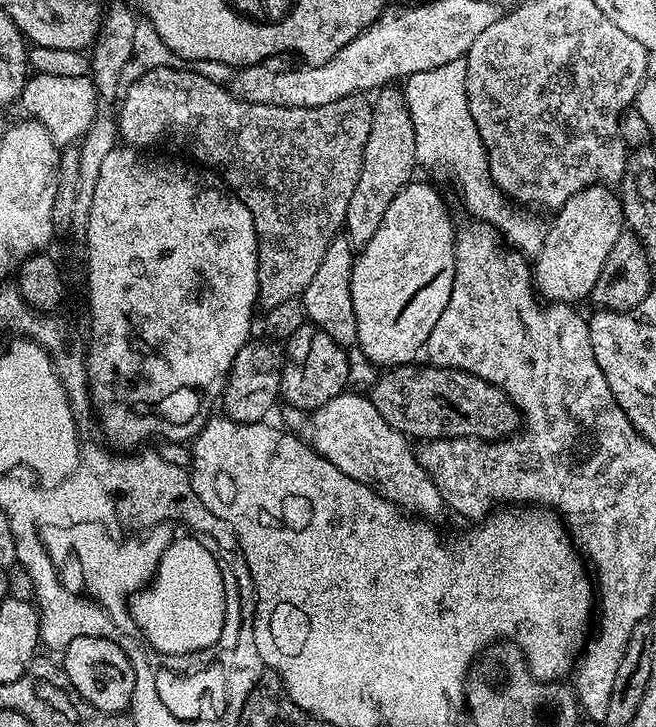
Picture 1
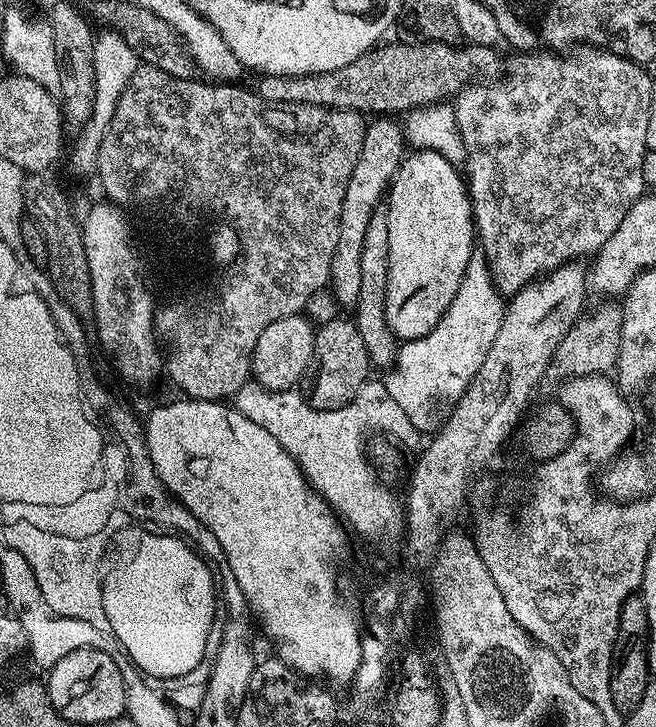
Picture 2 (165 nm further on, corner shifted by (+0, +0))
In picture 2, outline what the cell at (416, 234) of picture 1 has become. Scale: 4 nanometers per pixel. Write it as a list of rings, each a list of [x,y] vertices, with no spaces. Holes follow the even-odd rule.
[[[412,150],[404,157],[392,179],[386,197],[390,230],[390,282],[386,282],[386,322],[397,341],[422,338],[438,326],[458,291],[467,262],[478,244],[476,221],[472,219],[472,198],[461,169],[442,154]]]

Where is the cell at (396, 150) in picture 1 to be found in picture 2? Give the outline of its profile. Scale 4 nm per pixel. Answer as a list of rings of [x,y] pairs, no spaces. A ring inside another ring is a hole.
[[[383,207],[374,210],[374,218],[370,218],[370,226],[366,226],[365,245],[362,246],[362,287],[358,294],[358,302],[354,309],[354,319],[358,326],[358,334],[362,334],[362,343],[366,346],[366,354],[373,369],[388,370],[395,365],[398,341],[386,322],[386,282],[390,282],[390,230],[388,229],[388,213]]]

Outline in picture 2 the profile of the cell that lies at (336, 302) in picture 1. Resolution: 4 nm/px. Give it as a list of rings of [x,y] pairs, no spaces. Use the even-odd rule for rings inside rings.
[[[376,118],[367,125],[362,138],[362,154],[354,165],[354,174],[346,185],[346,198],[342,198],[342,218],[338,222],[338,246],[334,249],[334,262],[330,264],[330,289],[341,309],[355,309],[362,287],[362,246],[365,245],[366,226],[374,218],[374,210],[381,207],[387,197],[392,179],[406,155],[406,133],[392,118]]]

